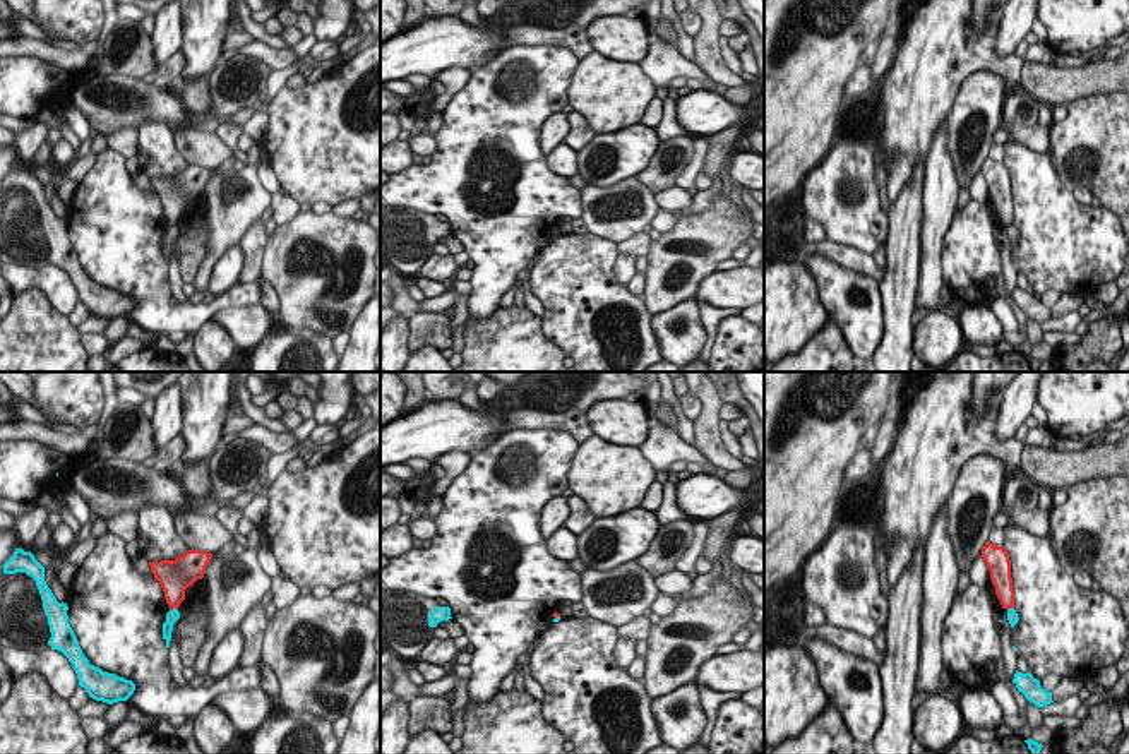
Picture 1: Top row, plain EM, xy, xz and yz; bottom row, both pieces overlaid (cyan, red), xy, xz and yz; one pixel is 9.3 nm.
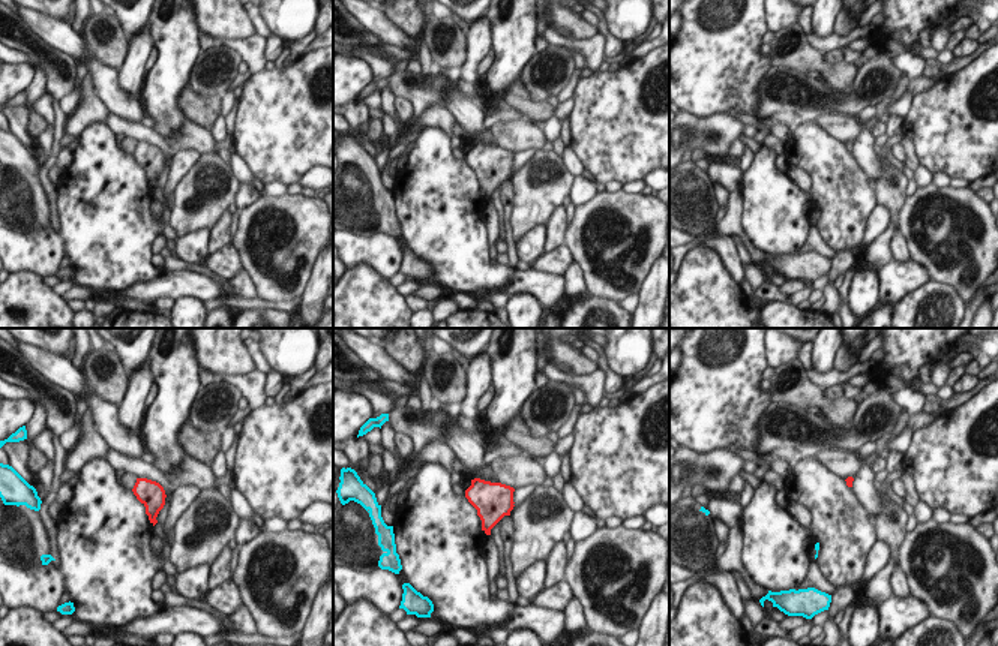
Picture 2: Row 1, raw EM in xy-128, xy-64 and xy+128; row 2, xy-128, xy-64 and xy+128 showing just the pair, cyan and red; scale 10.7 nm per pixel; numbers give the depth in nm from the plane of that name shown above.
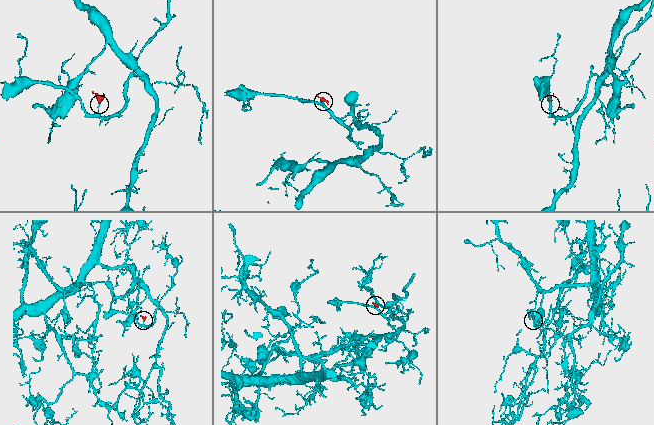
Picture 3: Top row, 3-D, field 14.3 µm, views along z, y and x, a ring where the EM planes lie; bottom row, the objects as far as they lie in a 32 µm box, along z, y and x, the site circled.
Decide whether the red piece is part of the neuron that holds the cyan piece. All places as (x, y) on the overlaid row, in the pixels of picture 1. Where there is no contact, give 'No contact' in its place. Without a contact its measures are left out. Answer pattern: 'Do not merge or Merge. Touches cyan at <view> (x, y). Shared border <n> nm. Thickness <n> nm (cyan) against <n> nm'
Do not merge. Touches cyan at xy (173, 609). Shared border 70 nm. Thickness 120 nm (cyan) against 240 nm.

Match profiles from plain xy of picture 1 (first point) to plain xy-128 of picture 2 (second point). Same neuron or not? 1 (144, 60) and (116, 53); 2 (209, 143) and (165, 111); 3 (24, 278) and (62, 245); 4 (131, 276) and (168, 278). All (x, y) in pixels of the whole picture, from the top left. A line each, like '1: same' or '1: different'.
1: same
2: different
3: same
4: different

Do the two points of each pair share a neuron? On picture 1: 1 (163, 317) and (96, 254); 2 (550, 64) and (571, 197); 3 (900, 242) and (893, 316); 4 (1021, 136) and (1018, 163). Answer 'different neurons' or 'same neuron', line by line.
1: same neuron
2: same neuron
3: same neuron
4: different neurons

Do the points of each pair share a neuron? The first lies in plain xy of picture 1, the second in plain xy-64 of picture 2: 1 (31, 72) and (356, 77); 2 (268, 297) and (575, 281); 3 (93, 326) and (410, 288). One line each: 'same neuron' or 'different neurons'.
1: same neuron
2: same neuron
3: same neuron

